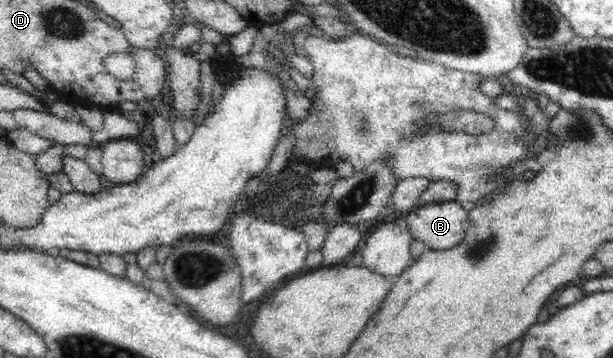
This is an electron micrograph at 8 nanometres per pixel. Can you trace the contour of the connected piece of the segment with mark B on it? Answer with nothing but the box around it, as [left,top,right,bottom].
[403,201,469,252]

